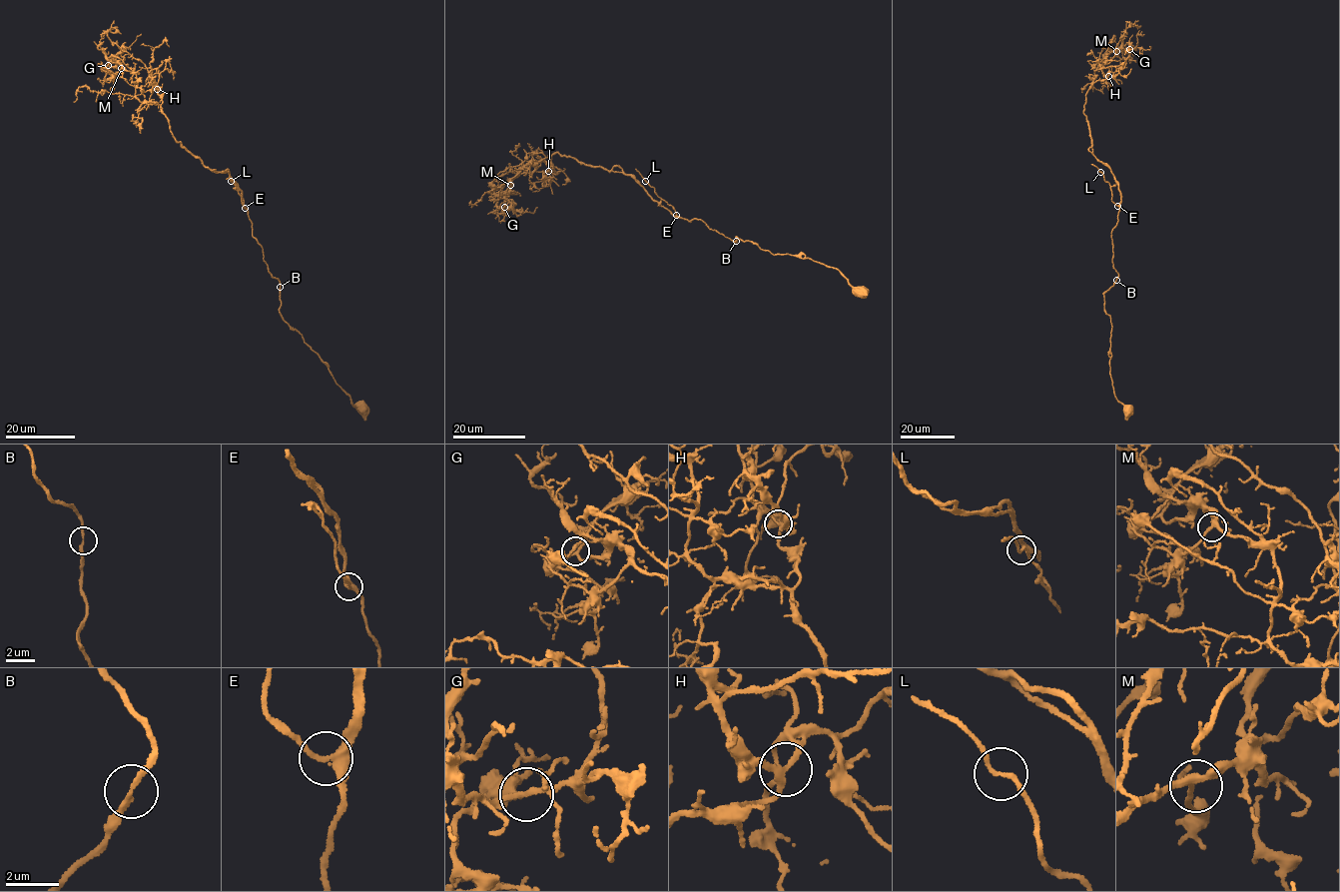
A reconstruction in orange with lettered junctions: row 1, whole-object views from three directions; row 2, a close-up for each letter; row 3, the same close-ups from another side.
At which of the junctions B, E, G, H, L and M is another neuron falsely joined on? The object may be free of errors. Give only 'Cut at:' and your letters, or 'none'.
Cut at: none

